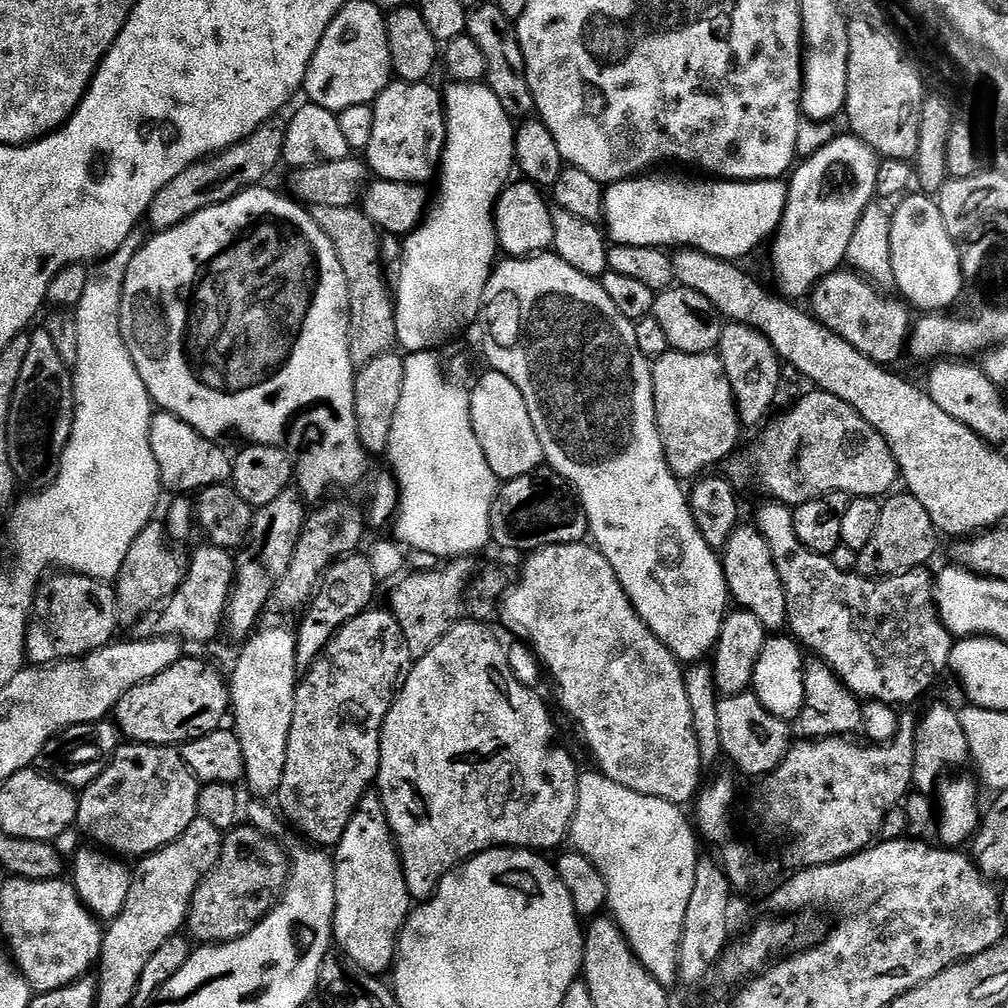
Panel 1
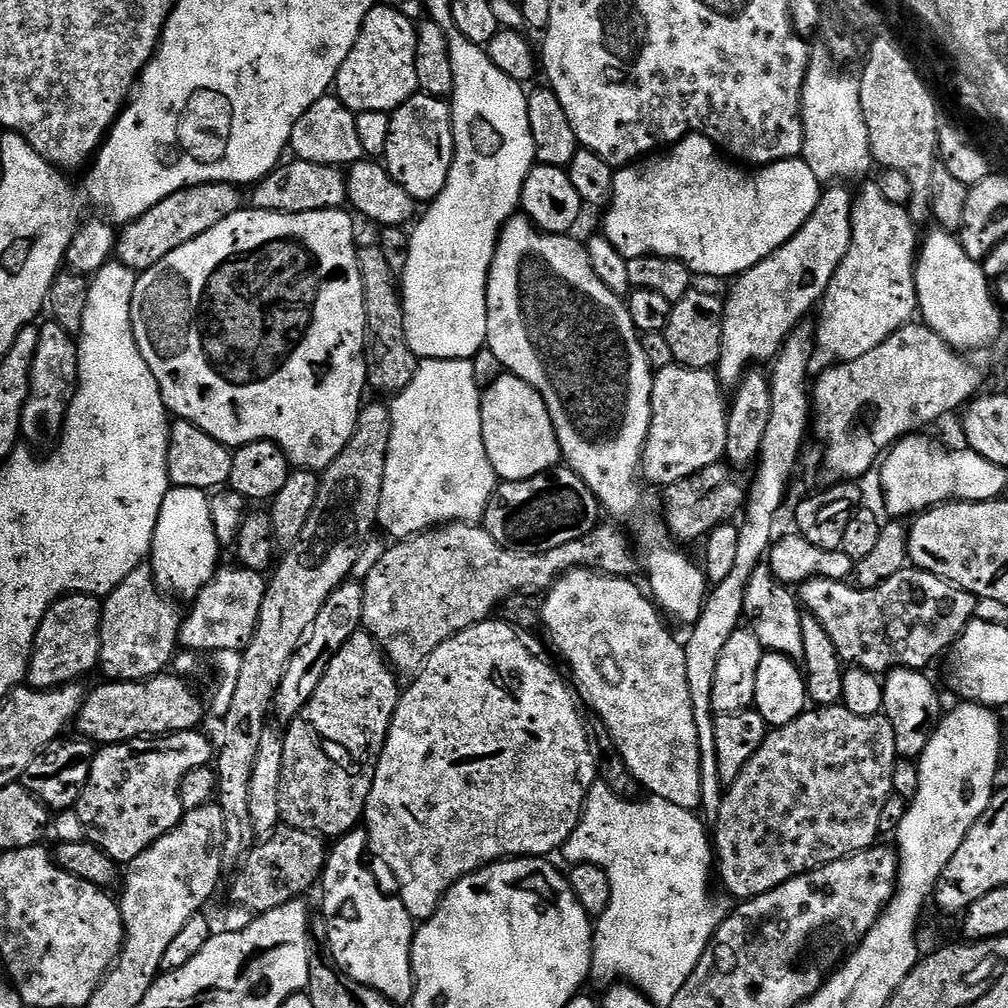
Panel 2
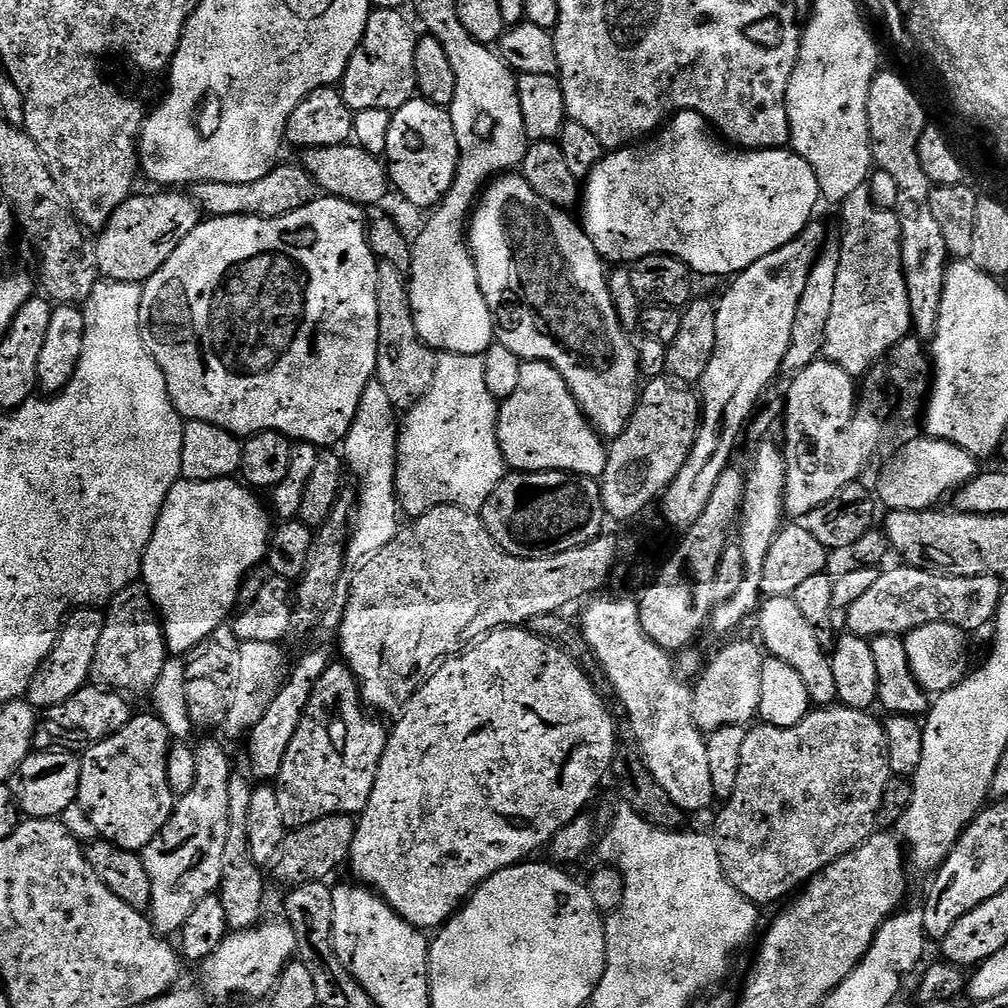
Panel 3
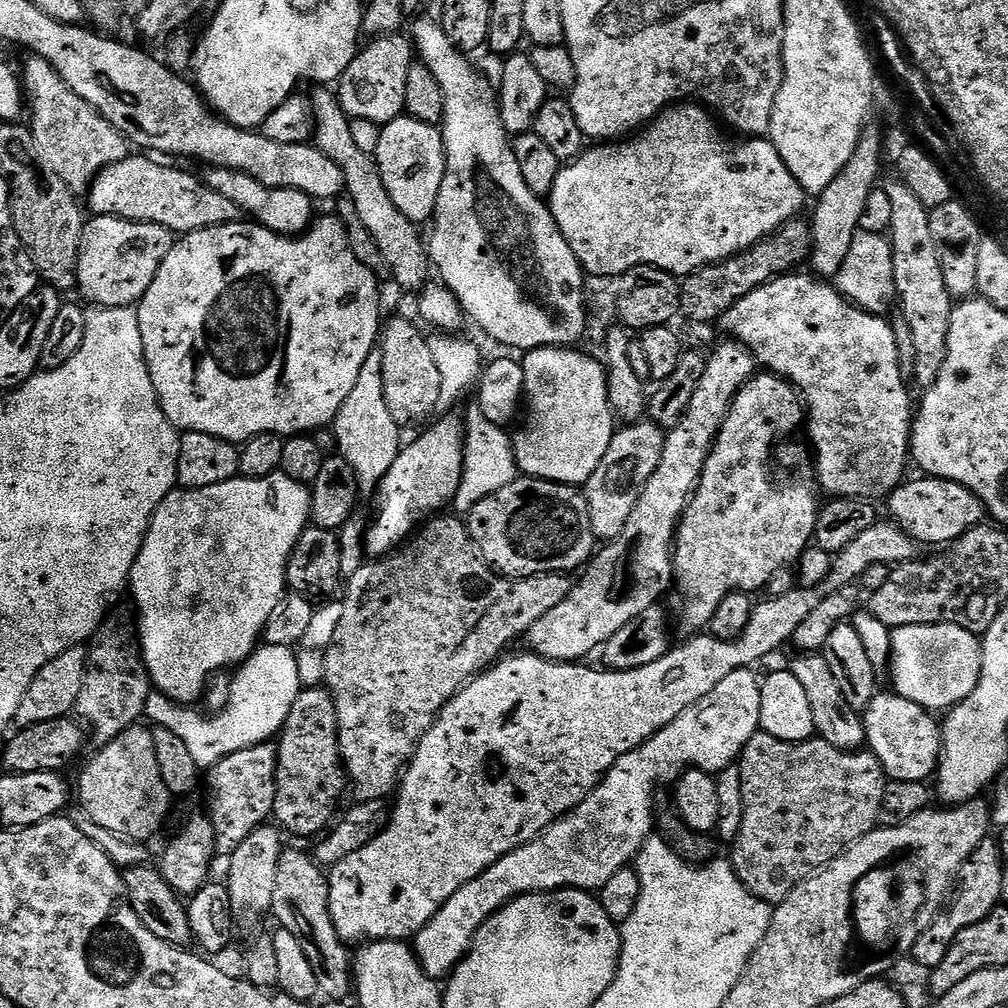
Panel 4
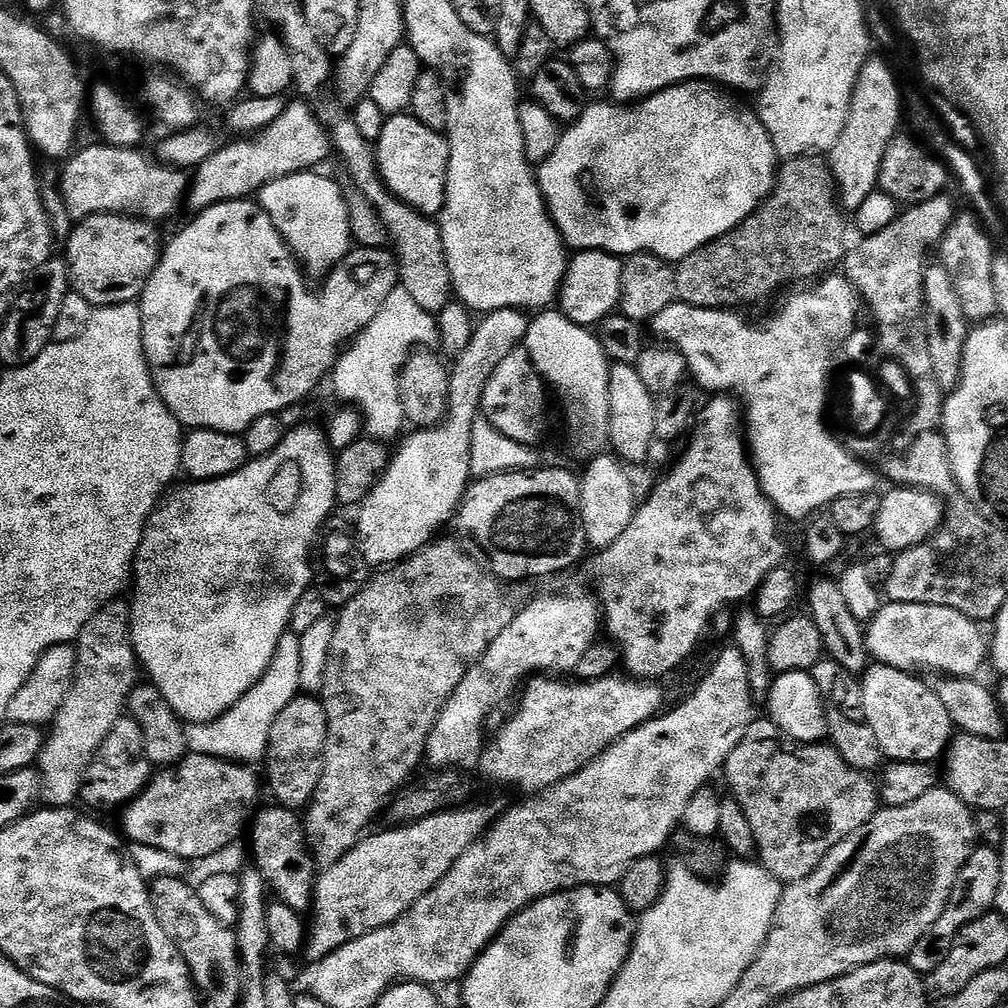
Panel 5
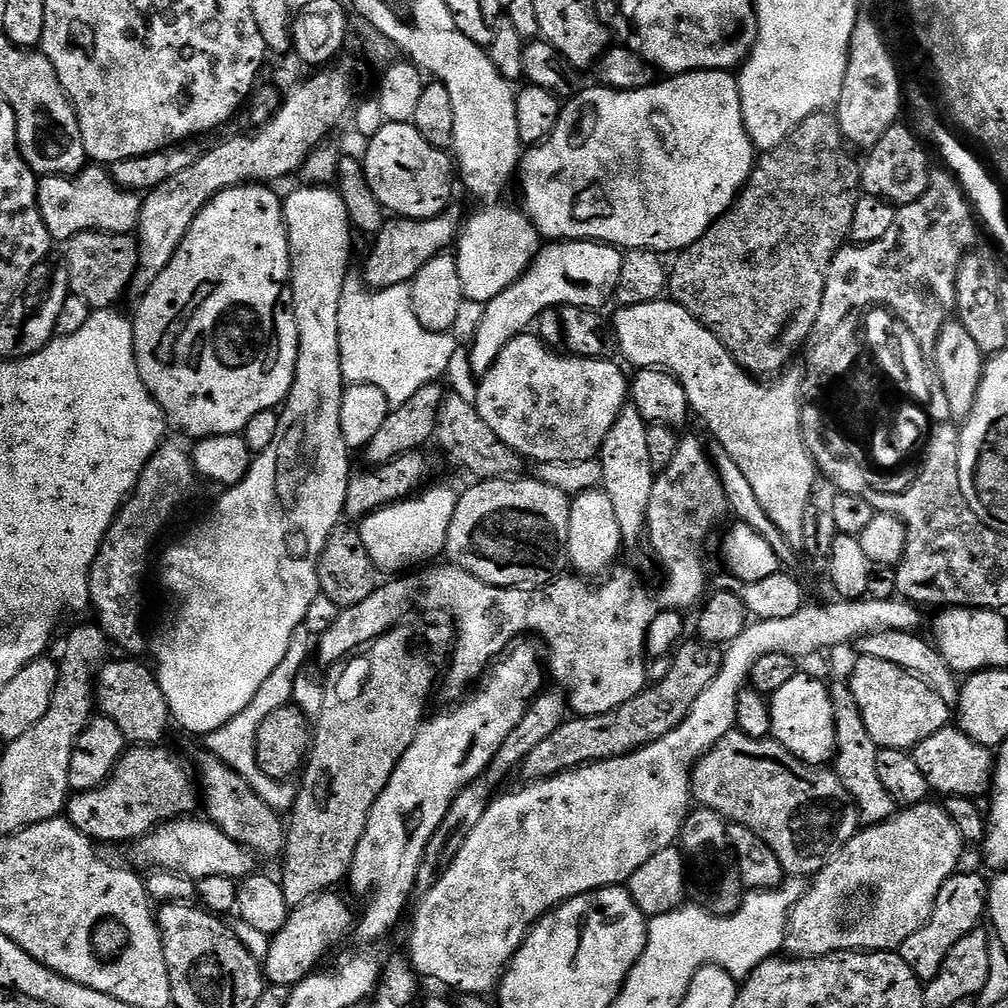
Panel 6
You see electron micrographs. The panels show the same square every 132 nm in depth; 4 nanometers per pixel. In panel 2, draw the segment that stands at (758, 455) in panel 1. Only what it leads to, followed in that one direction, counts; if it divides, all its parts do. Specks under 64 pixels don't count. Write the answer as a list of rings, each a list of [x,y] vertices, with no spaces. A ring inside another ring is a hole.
[[[721,462],[690,474],[690,478],[682,478],[682,482],[667,485],[663,489],[667,535],[673,541],[689,546],[695,540],[703,541],[720,524],[735,521],[735,516],[739,517],[746,508],[746,488],[736,481],[735,475],[737,473],[727,463]]]

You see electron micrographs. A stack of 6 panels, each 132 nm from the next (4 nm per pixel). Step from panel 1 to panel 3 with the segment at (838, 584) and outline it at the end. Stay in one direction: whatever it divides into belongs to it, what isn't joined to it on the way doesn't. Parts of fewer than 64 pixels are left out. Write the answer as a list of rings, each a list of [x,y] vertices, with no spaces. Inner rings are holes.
[[[899,567],[881,571],[872,589],[846,609],[851,635],[903,637],[928,623],[950,623],[971,630],[989,627],[995,621],[1002,595],[1002,581],[996,576],[945,576],[927,568]]]

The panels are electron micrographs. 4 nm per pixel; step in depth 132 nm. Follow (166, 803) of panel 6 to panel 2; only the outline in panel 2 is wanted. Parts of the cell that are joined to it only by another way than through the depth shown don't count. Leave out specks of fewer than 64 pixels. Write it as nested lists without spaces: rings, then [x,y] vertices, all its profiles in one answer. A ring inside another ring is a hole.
[[[349,582],[338,586],[338,590],[334,590],[330,598],[326,598],[326,603],[322,606],[322,611],[318,613],[318,618],[314,618],[314,626],[308,631],[307,638],[298,646],[294,658],[290,658],[290,666],[286,666],[286,678],[282,678],[282,686],[278,686],[274,705],[277,717],[280,715],[284,722],[291,722],[300,713],[302,706],[306,706],[306,702],[314,698],[314,690],[318,690],[318,682],[326,678],[326,670],[334,654],[338,654],[338,650],[342,650],[342,646],[350,642],[355,632],[361,631],[363,623],[363,583]]]

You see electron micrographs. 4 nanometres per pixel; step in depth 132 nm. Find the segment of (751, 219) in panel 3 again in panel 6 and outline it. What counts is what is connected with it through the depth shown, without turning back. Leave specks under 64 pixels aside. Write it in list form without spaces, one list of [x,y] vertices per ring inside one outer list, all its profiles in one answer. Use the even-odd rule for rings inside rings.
[[[731,71],[727,72],[683,72],[681,76],[669,75],[664,81],[653,82],[649,88],[640,88],[637,92],[623,92],[617,88],[599,86],[577,91],[561,107],[560,117],[554,130],[540,144],[529,147],[523,153],[518,169],[518,184],[524,195],[523,211],[527,212],[532,225],[541,237],[552,242],[561,240],[598,240],[602,244],[610,244],[621,250],[648,248],[651,252],[661,254],[679,254],[689,248],[710,226],[731,210],[739,198],[744,185],[752,176],[756,167],[758,149],[753,144],[746,130],[746,122],[742,116],[742,98],[740,97],[739,79]]]

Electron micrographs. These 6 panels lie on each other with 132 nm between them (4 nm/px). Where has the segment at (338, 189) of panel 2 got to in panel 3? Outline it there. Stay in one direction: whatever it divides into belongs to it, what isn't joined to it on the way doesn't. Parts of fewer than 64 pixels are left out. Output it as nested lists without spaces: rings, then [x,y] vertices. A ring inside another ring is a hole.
[[[277,163],[266,178],[258,182],[202,182],[191,185],[190,195],[209,217],[213,216],[261,216],[278,218],[294,210],[302,210],[318,198],[316,180],[299,163]]]

